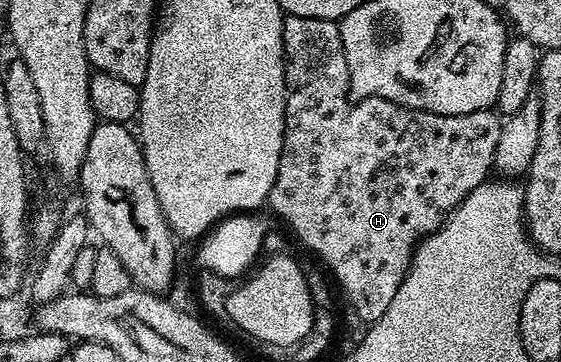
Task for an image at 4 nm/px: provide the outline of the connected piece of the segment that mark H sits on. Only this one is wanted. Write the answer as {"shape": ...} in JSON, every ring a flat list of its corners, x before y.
{"shape":[[301,16,284,17,284,87,286,95,284,97,284,145,282,146,282,154,278,162,278,178,274,178,274,186,268,195,267,207,273,208,290,227,296,231,296,236,309,248,312,252,317,252,324,259,324,264,330,271,336,275,336,280,340,285,339,291,343,292,395,292,398,294,398,286,402,286,404,275,407,274,408,268,412,264,412,253,416,250,416,245,420,241,428,237,432,232,437,232,444,227,445,220,452,215,452,211,457,208,474,191,479,184,485,183,489,179,490,173,493,171,492,159,494,158,494,149,498,147,498,134,500,133,501,117,492,110,478,110,474,113,458,114,456,117,443,117,442,114,434,114,422,111,422,109,407,108,406,106,395,104,387,101,386,98,366,97,363,100,353,101,348,94,348,74,346,64,346,54,343,53,343,42,339,36,339,23,335,20,323,20,322,18,302,18]]}

